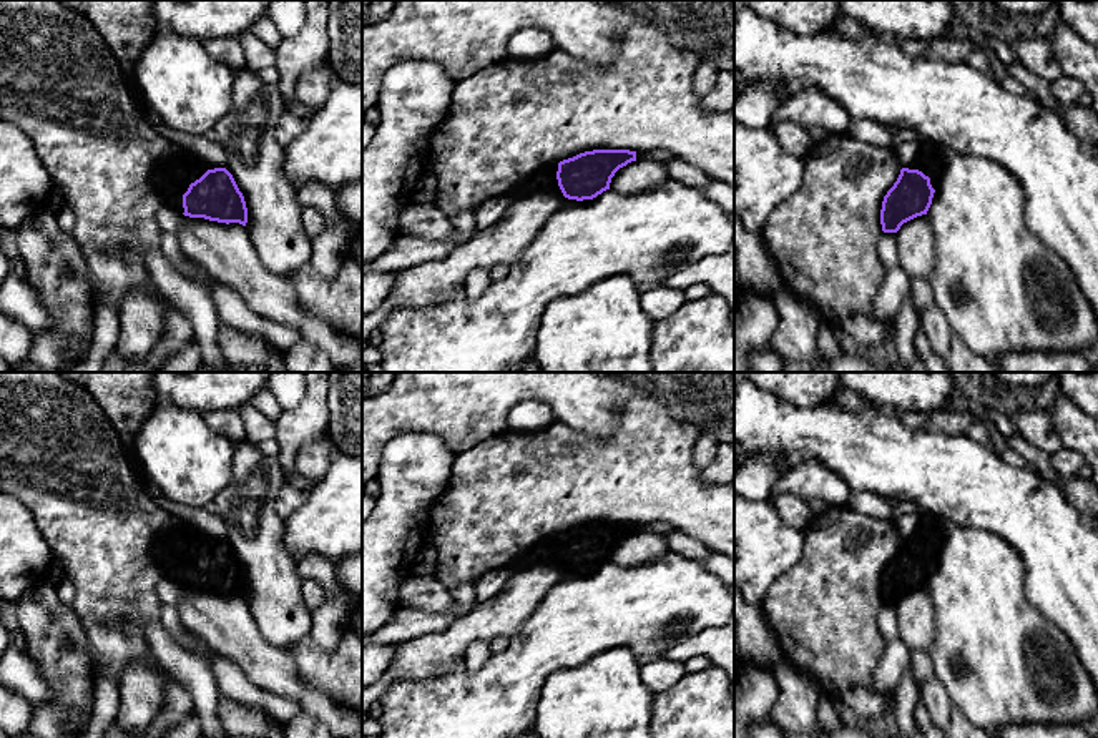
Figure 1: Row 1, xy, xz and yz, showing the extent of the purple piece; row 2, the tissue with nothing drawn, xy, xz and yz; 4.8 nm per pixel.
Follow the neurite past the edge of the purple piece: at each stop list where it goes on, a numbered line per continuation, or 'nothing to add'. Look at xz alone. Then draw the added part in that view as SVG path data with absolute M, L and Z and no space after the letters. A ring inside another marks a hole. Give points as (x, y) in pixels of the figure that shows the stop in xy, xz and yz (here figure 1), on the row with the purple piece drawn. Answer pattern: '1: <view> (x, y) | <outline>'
1: xz (545, 180) | M558 163L548 165L540 170L535 176L525 180L513 193L515 198L525 196L527 191L538 193L538 191L555 191L560 194L565 203L576 203L576 199L568 199L563 196L558 180L556 180Z

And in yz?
1: yz (927, 160) | M920 141L915 160L907 166L909 170L919 170L930 178L930 184L937 189L944 173L944 161L939 153L939 146L930 141Z

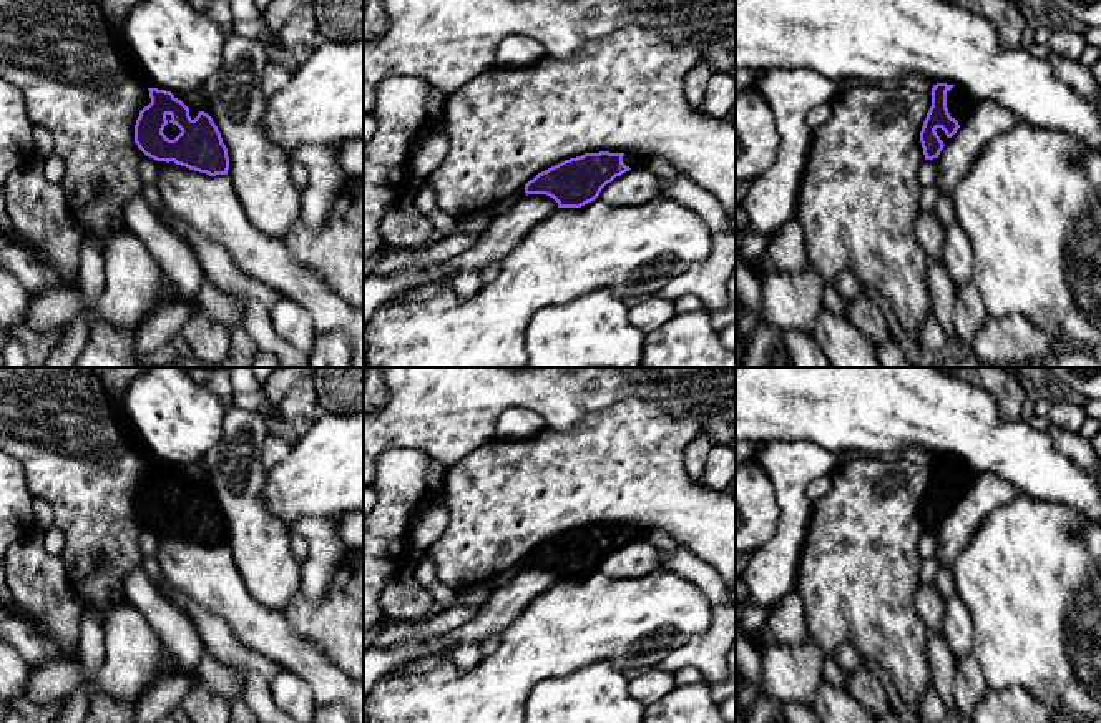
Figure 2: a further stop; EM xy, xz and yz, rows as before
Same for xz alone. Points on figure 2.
1: xz (630, 160) | M624 155L623 163L629 168L643 168L648 161L648 156L634 156L634 155Z

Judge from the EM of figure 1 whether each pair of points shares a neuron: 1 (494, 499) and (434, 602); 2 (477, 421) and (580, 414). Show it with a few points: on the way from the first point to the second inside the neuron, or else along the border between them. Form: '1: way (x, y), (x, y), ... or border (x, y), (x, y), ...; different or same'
1: border (432, 575), (447, 590); different
2: way (502, 396), (509, 389), (555, 389); same

